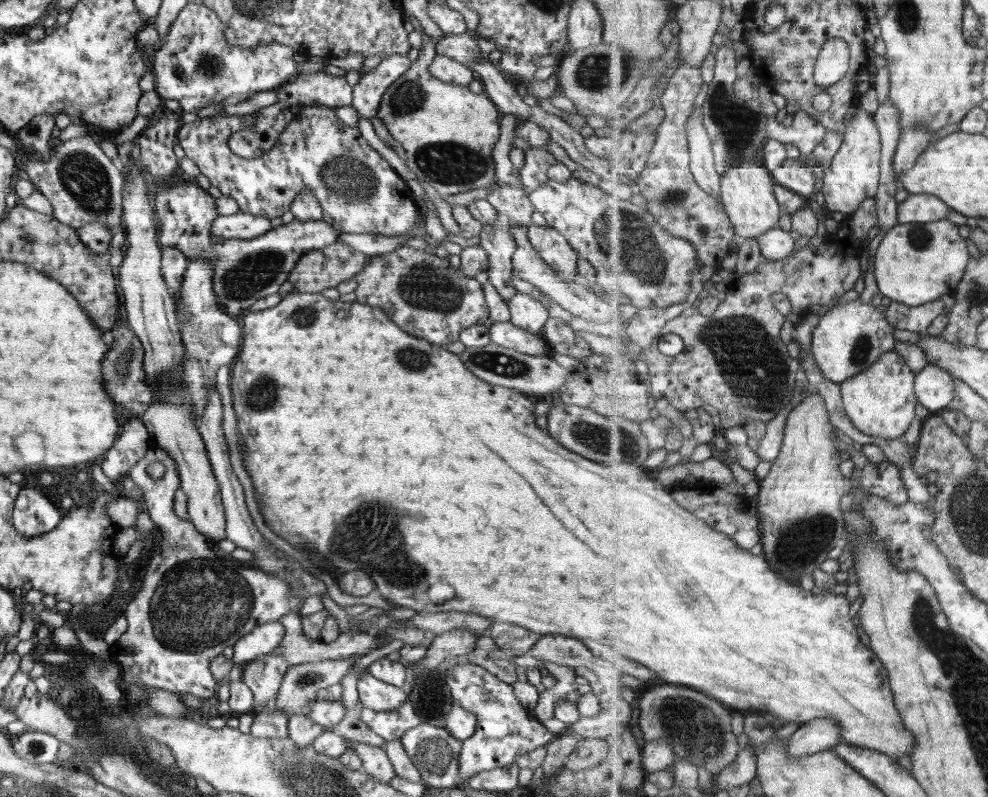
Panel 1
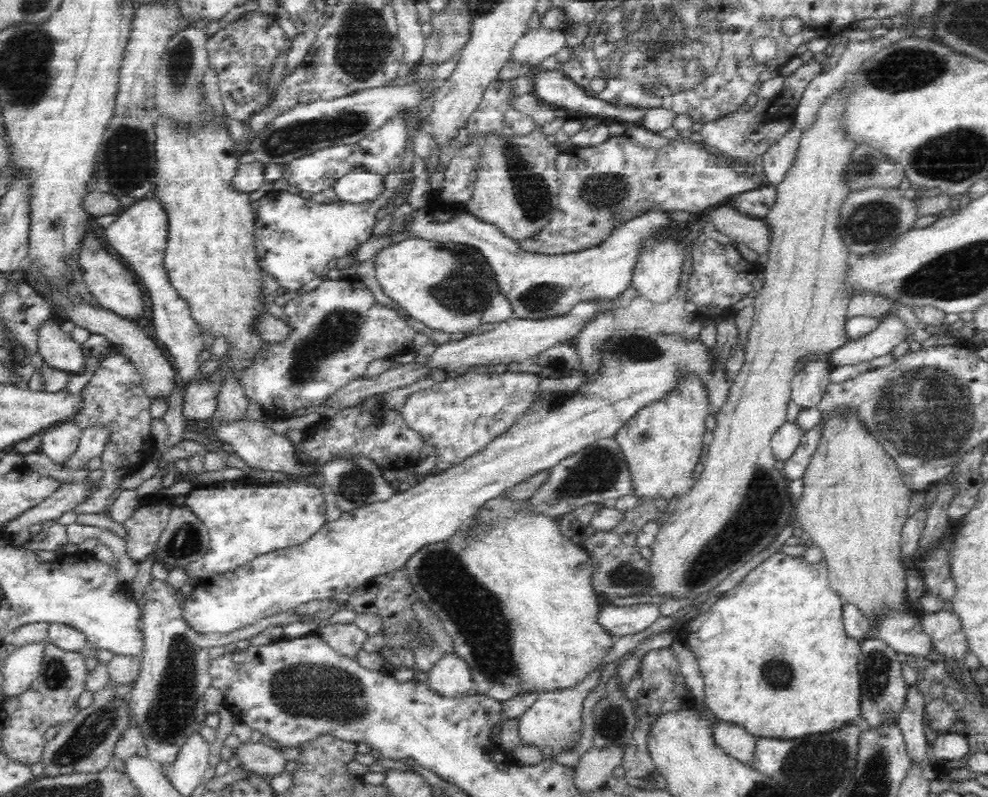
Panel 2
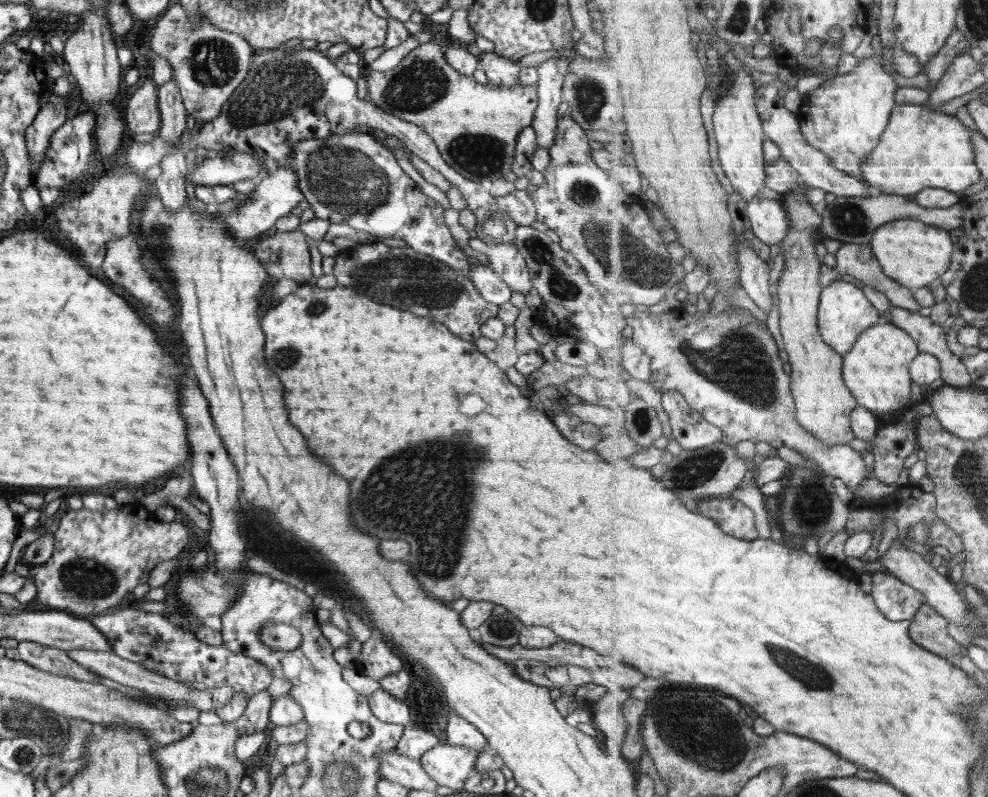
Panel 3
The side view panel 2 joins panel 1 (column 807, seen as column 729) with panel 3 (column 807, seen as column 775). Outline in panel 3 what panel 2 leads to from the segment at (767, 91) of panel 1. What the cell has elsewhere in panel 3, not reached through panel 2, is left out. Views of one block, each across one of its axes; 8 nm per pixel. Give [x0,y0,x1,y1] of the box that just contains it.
[799,58,900,182]

